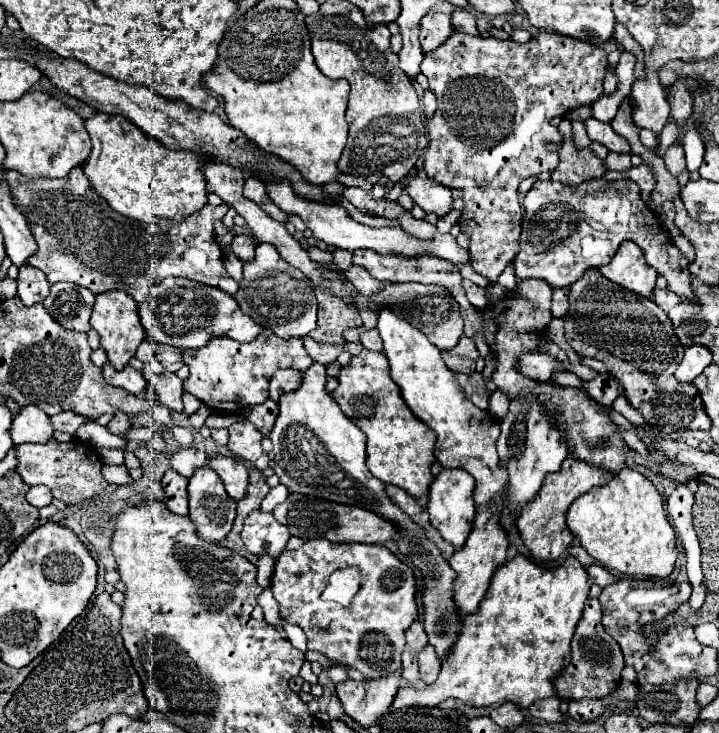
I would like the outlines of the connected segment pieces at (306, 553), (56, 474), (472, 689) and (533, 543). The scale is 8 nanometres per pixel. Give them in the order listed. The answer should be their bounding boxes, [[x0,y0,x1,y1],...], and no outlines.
[[270,539,418,679],[18,439,108,505],[392,555,590,709],[518,455,614,561]]

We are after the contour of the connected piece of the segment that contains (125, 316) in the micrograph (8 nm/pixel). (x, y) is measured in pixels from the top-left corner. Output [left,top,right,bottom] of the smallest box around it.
[90,291,146,371]

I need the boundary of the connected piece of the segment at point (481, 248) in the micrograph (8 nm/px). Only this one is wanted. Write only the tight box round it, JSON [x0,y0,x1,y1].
[422,33,608,283]

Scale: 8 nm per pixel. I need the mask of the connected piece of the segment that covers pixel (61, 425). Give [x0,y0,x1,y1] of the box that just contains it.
[52,411,90,433]

